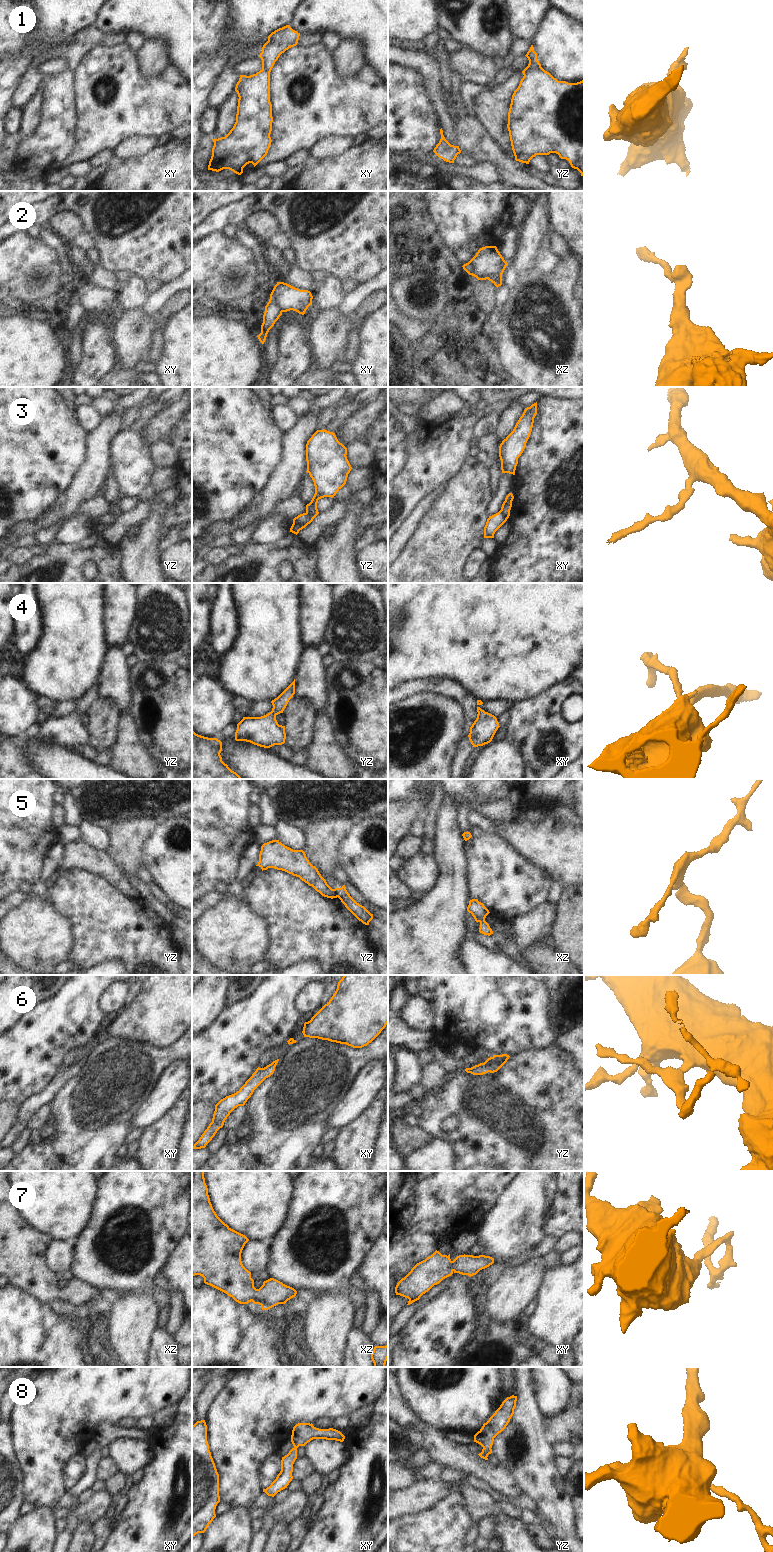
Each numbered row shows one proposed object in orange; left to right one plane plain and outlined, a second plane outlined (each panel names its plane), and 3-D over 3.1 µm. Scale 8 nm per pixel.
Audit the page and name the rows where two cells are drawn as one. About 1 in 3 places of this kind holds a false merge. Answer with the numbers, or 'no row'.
1, 2, 3, 5.

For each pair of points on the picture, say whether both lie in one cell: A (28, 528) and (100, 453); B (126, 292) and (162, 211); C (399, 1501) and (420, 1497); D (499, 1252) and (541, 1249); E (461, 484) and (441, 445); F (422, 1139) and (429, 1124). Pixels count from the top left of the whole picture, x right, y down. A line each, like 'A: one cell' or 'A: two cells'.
A: one cell
B: two cells
C: one cell
D: two cells
E: two cells
F: two cells

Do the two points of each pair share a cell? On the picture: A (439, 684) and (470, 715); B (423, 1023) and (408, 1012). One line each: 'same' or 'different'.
A: same
B: same

